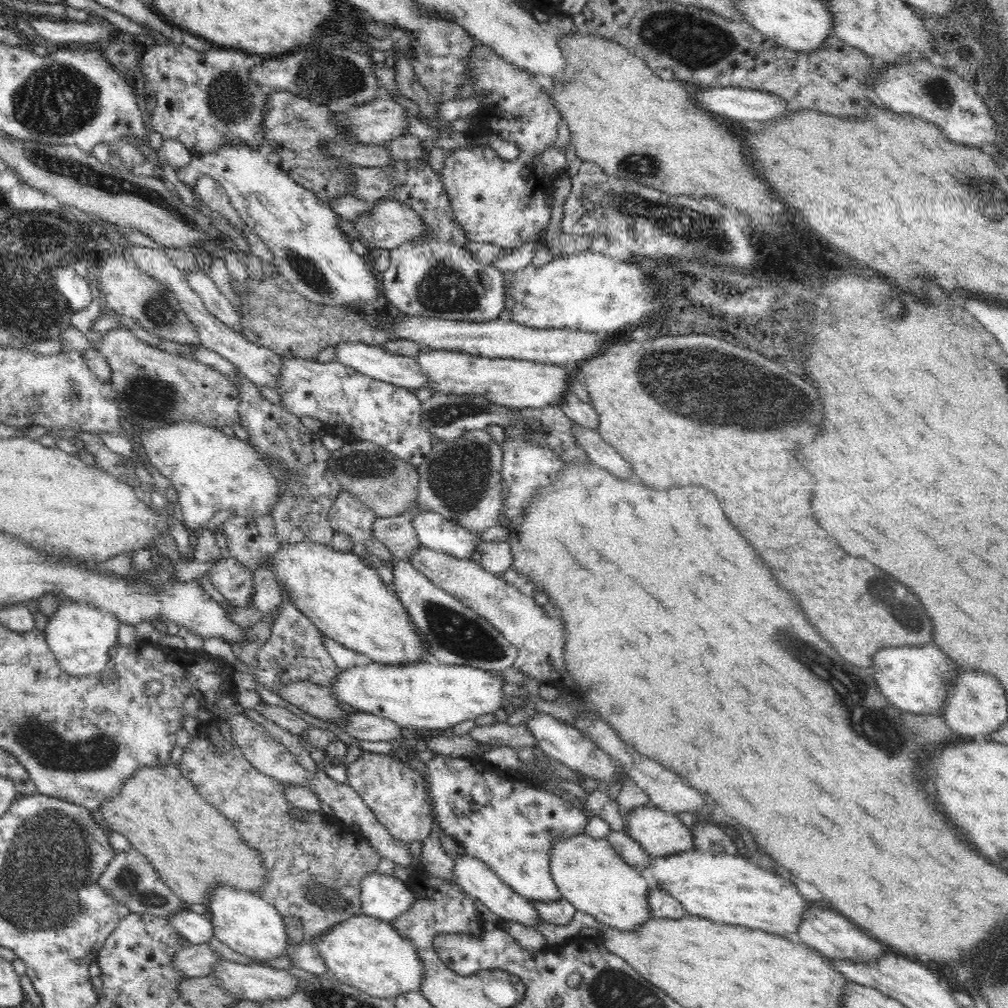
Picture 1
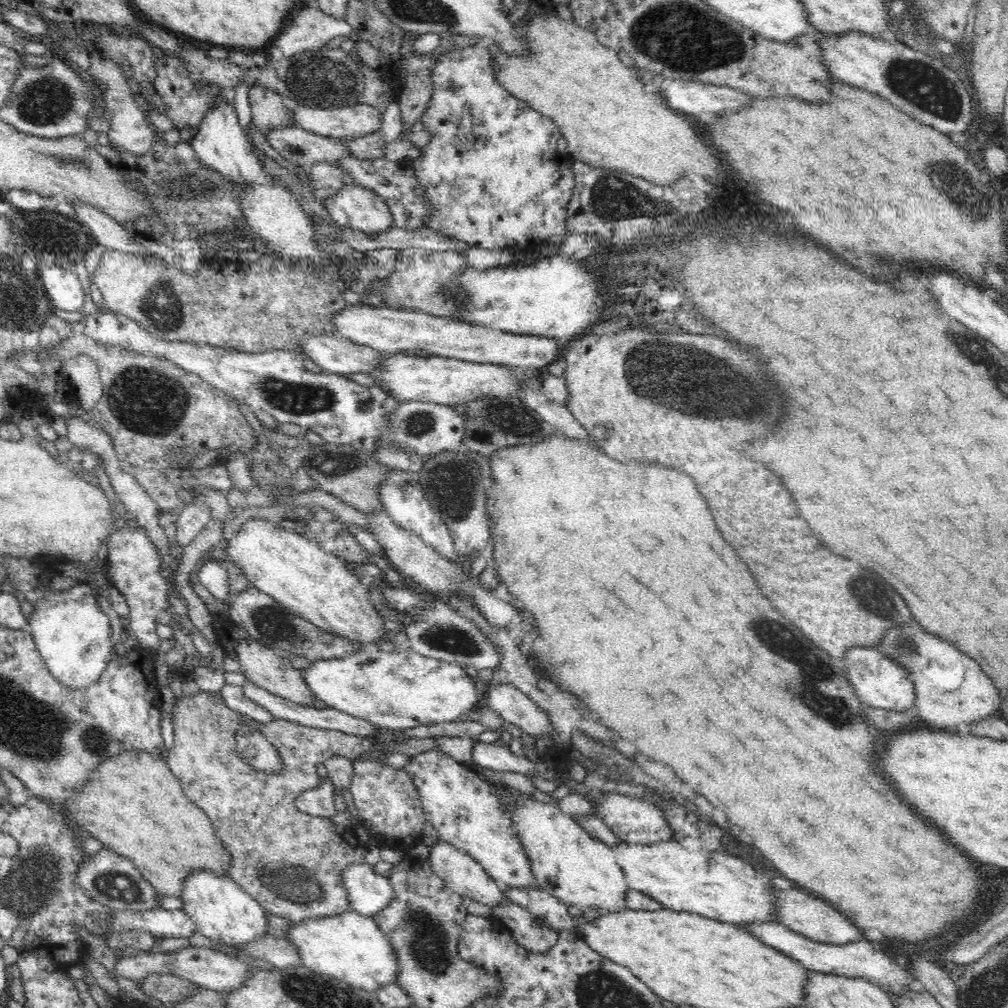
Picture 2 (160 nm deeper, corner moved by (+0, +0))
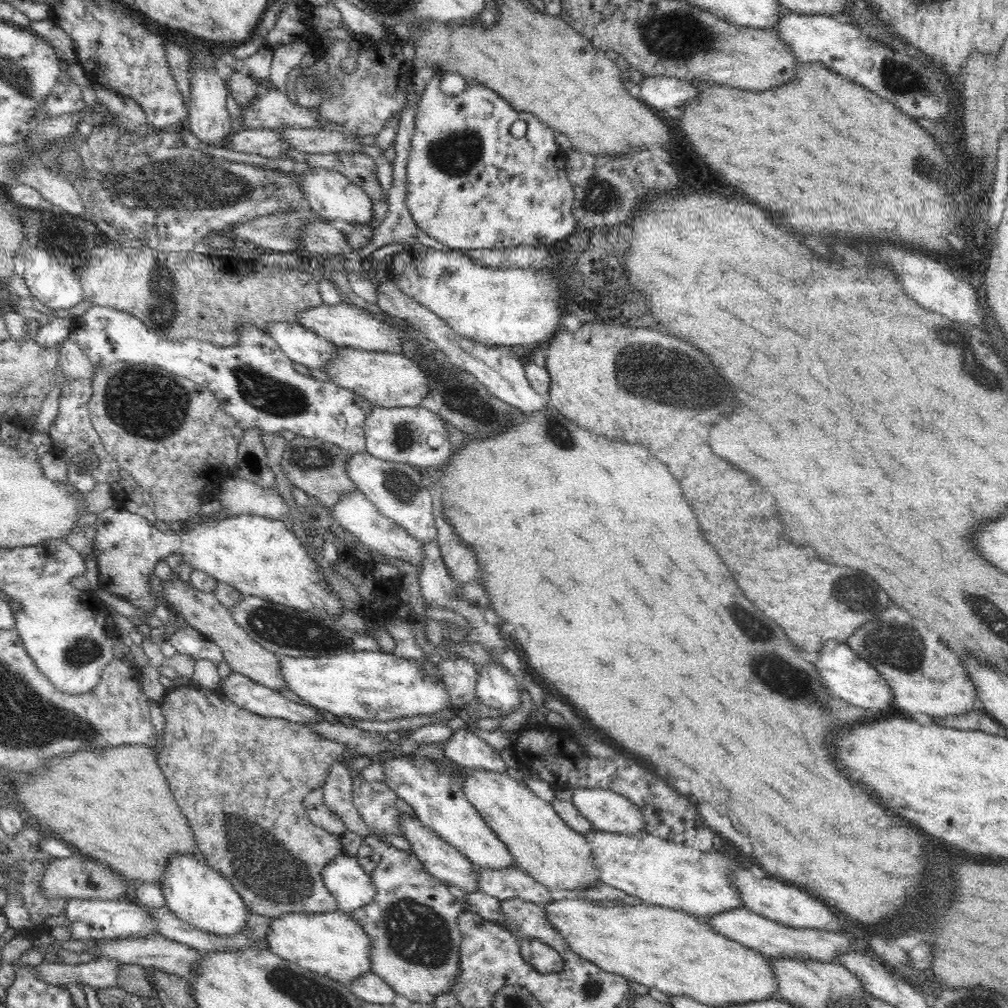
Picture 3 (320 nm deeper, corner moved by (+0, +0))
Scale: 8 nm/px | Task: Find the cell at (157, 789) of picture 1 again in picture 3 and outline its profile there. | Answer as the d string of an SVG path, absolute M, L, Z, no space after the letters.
M123 745L76 750L66 758L52 758L44 766L44 770L28 774L28 778L14 788L16 800L14 796L8 796L6 790L2 803L14 802L21 814L36 823L37 827L42 828L49 836L62 834L54 837L73 846L76 854L99 860L130 880L150 882L160 887L160 880L172 855L188 854L200 857L200 850L196 850L190 826L170 793L162 769L158 767L156 751L145 745Z

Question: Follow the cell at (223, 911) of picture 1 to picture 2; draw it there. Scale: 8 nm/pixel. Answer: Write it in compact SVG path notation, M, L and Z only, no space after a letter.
M193 870L184 880L184 892L180 896L182 910L195 924L195 931L202 932L204 936L228 945L241 945L252 942L258 937L267 934L267 914L262 905L250 897L238 884L226 875L216 875L208 870Z

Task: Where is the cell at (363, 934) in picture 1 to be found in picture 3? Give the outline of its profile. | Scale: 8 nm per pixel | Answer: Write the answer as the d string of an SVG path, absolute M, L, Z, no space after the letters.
M336 910L327 913L286 913L274 917L270 921L270 930L265 936L267 948L280 958L301 966L344 984L357 976L370 971L370 941L362 927L351 919L349 913Z

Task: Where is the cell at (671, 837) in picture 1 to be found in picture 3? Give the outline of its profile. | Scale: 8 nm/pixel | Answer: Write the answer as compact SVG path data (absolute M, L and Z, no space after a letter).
M578 788L573 792L573 805L597 830L626 835L646 830L640 809L622 795L588 788Z

